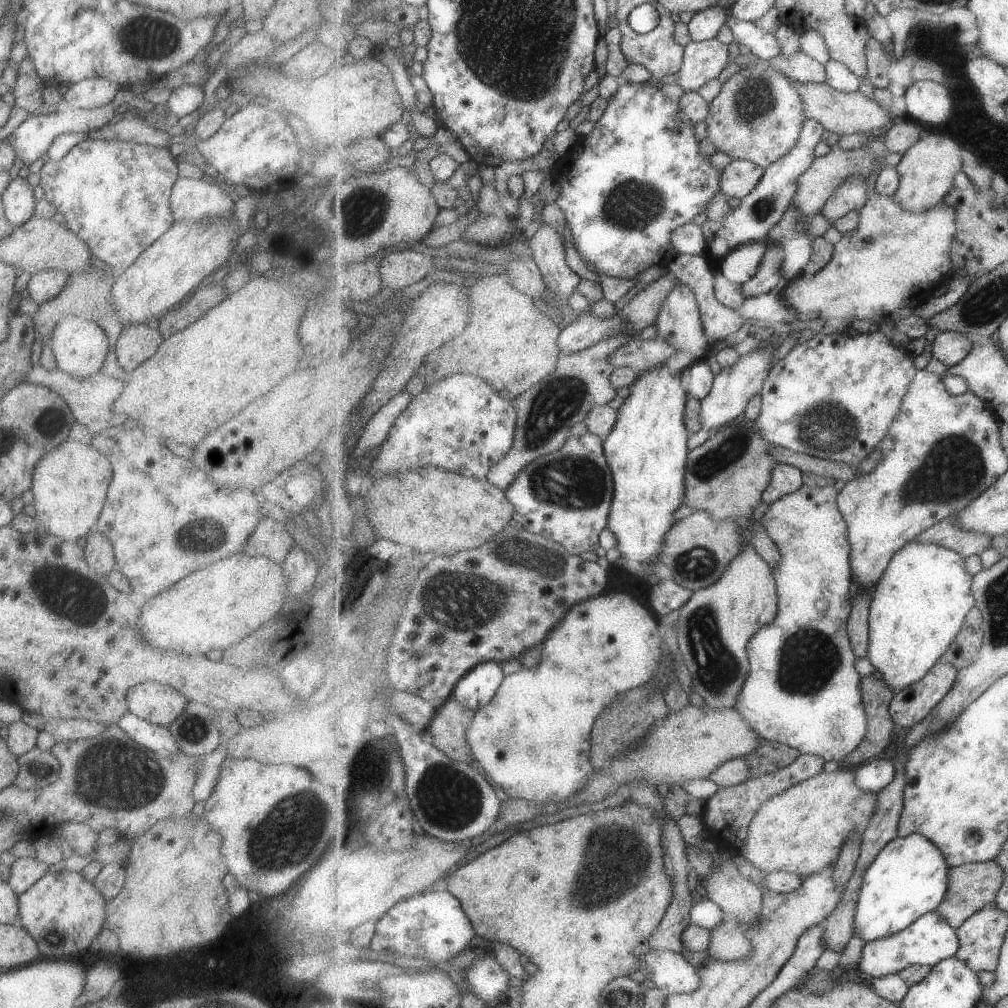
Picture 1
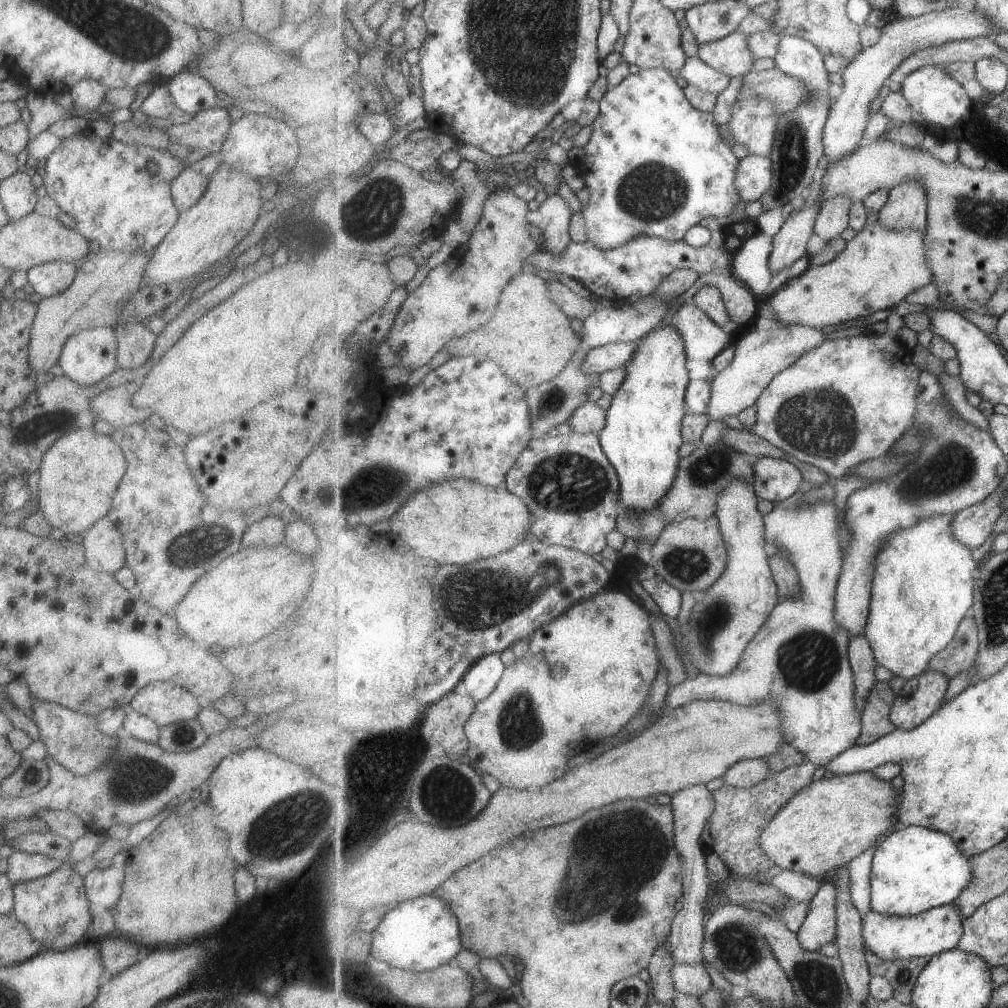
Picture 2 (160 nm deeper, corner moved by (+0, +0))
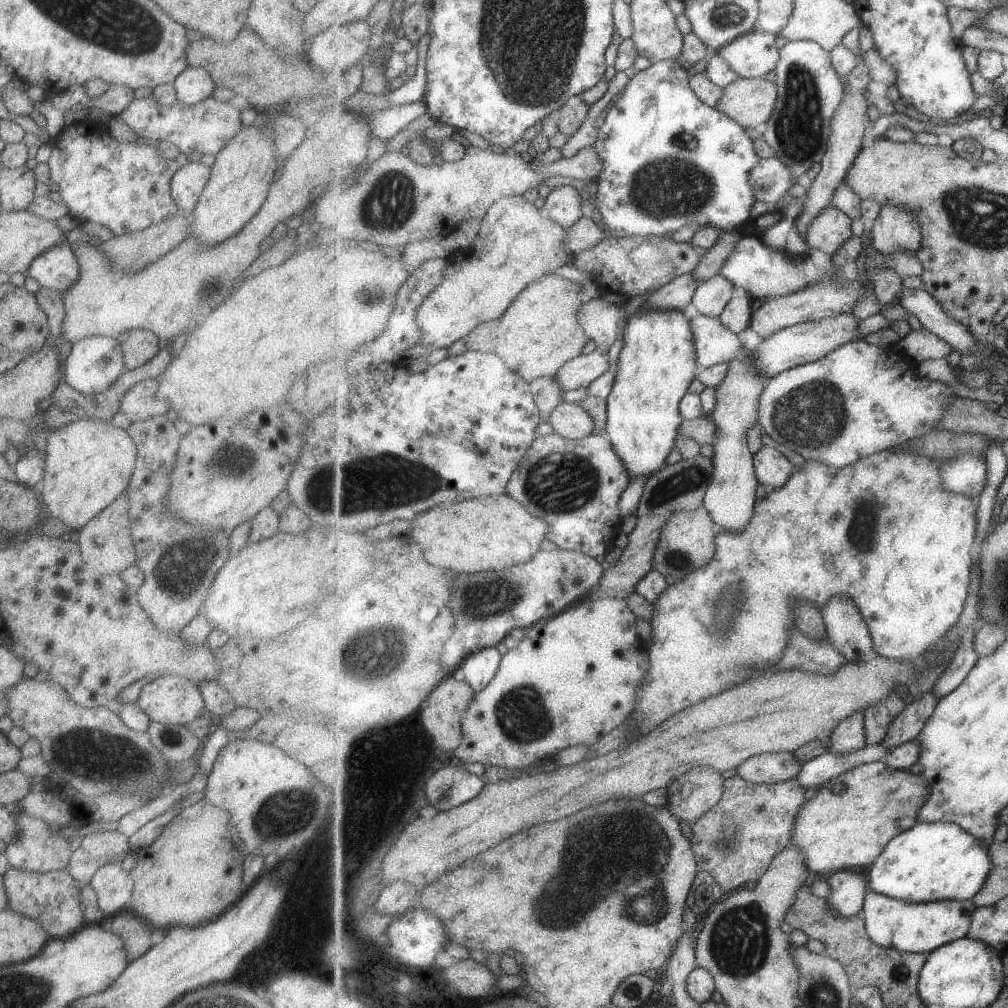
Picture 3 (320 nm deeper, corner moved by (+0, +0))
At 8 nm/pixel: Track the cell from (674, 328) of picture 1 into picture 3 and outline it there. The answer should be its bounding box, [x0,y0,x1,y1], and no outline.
[691,315,741,372]

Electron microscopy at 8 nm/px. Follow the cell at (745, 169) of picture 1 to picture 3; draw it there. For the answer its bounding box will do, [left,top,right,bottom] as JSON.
[749,157,793,206]

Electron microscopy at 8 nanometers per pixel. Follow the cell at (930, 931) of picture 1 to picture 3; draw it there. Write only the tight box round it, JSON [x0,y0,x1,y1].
[863,892,976,953]

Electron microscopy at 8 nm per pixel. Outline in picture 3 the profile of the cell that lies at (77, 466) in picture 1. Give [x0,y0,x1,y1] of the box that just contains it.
[38,419,135,531]

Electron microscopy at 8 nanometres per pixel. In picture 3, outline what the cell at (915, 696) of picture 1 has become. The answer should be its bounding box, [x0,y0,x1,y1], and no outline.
[882,691,939,749]

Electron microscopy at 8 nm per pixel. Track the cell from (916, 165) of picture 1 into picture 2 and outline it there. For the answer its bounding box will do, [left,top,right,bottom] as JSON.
[877,180,929,232]

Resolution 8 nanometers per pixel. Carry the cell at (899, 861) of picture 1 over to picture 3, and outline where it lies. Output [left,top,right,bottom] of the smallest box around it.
[868,822,993,903]

